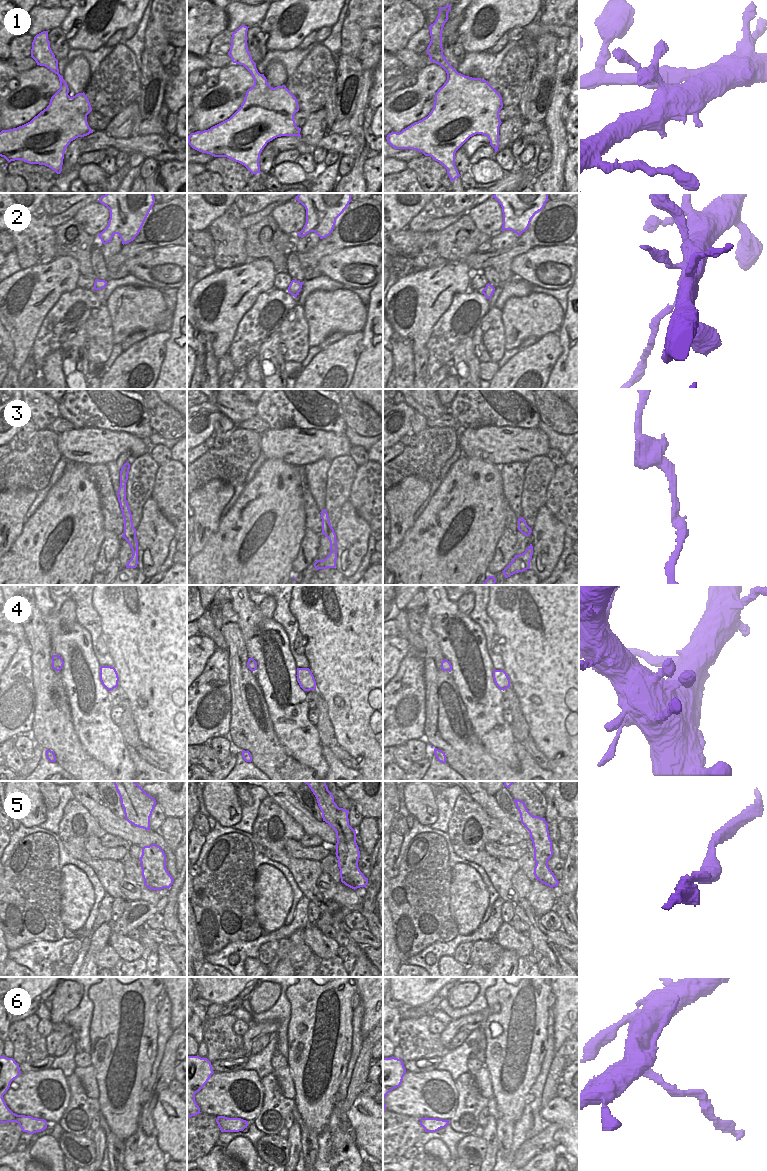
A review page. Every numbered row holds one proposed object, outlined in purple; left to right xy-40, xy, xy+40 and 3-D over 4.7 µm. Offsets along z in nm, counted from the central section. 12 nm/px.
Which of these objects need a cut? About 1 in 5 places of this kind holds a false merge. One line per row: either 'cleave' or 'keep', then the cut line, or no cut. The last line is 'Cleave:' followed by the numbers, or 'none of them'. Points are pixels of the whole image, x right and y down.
1: keep; no cut
2: cleave; cut in xy along (288, 288), (298, 292)
3: keep; no cut
4: keep; no cut
5: keep; no cut
6: cleave; cut in xy+40 along (434, 1122), (441, 1127)
Cleave: 2, 6

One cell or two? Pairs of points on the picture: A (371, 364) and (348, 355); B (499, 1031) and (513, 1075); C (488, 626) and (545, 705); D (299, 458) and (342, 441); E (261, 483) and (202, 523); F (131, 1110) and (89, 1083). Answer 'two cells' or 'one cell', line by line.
A: two cells
B: one cell
C: two cells
D: one cell
E: two cells
F: two cells

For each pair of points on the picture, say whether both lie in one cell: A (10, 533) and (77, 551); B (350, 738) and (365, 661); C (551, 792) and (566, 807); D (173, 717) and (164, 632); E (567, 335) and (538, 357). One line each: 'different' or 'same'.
A: different
B: same
C: same
D: same
E: different

